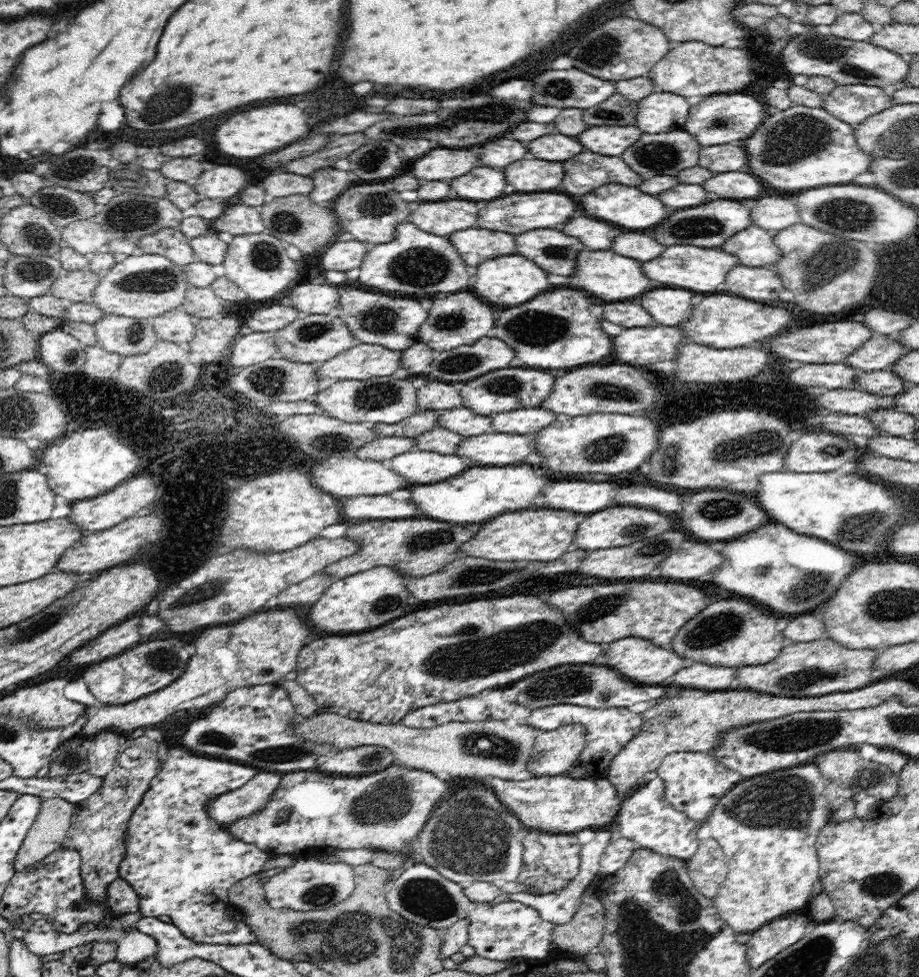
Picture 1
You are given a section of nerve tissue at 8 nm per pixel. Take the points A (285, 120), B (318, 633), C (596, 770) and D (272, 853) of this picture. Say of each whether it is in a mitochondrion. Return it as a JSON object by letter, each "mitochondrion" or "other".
{"A":"other","B":"other","C":"other","D":"other"}

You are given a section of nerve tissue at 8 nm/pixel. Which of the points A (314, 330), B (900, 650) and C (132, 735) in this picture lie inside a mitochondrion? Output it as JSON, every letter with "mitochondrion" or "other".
{"A":"mitochondrion","B":"other","C":"other"}

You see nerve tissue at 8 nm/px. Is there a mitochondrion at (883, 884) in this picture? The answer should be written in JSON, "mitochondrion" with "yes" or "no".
{"mitochondrion":"yes"}

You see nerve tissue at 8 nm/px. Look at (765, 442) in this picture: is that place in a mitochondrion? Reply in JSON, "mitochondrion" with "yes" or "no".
{"mitochondrion":"yes"}

